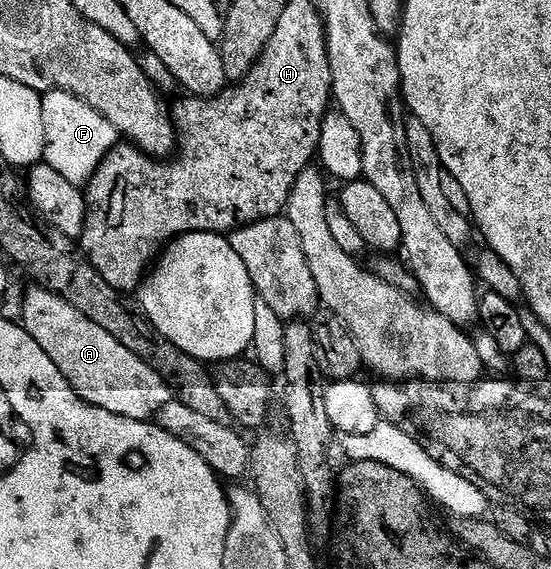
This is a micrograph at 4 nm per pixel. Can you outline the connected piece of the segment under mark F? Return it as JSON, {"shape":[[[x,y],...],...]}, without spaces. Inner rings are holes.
{"shape":[[[48,90],[42,95],[41,120],[45,124],[43,162],[53,172],[61,172],[69,184],[83,188],[105,156],[120,141],[120,134],[99,112],[64,90]]]}

